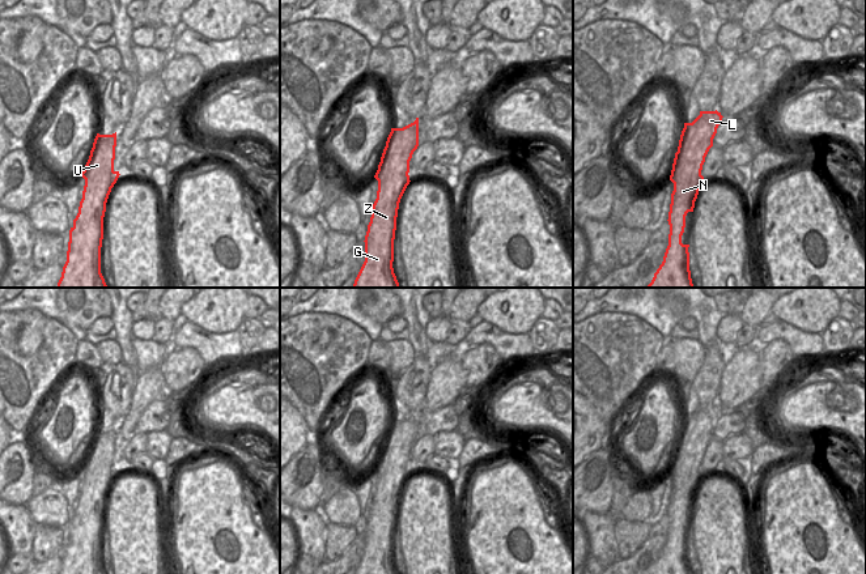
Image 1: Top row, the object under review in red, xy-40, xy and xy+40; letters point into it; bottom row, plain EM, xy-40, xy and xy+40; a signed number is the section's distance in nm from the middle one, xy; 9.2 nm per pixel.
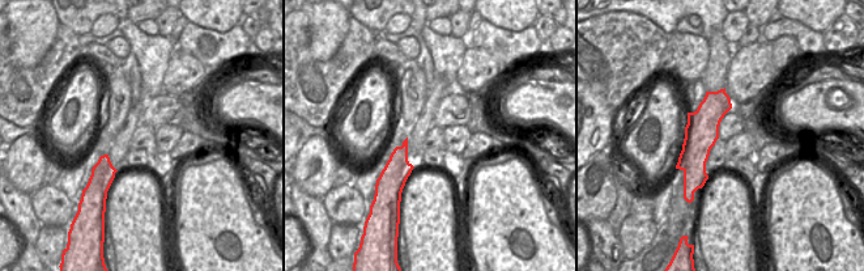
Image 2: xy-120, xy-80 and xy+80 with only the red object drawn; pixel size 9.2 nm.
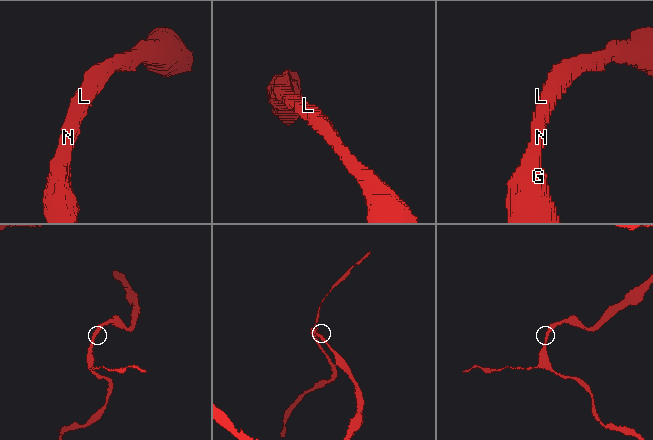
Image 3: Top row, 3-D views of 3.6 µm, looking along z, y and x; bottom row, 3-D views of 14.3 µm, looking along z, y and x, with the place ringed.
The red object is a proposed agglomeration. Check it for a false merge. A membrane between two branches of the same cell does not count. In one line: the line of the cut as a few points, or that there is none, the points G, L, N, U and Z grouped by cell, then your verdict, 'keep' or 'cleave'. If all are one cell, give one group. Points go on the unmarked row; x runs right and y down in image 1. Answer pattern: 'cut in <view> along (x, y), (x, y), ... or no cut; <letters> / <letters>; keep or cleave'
no cut; G L N U Z; keep

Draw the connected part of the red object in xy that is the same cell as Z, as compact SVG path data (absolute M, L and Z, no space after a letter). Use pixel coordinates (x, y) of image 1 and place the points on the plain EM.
M419 411L403 421L391 421L391 425L387 430L386 439L383 442L381 455L374 471L378 473L377 492L373 497L370 515L368 518L368 524L365 528L365 554L356 570L355 574L398 574L394 566L392 554L394 554L394 532L396 523L396 510L400 492L409 477L409 454L413 445L419 439Z

